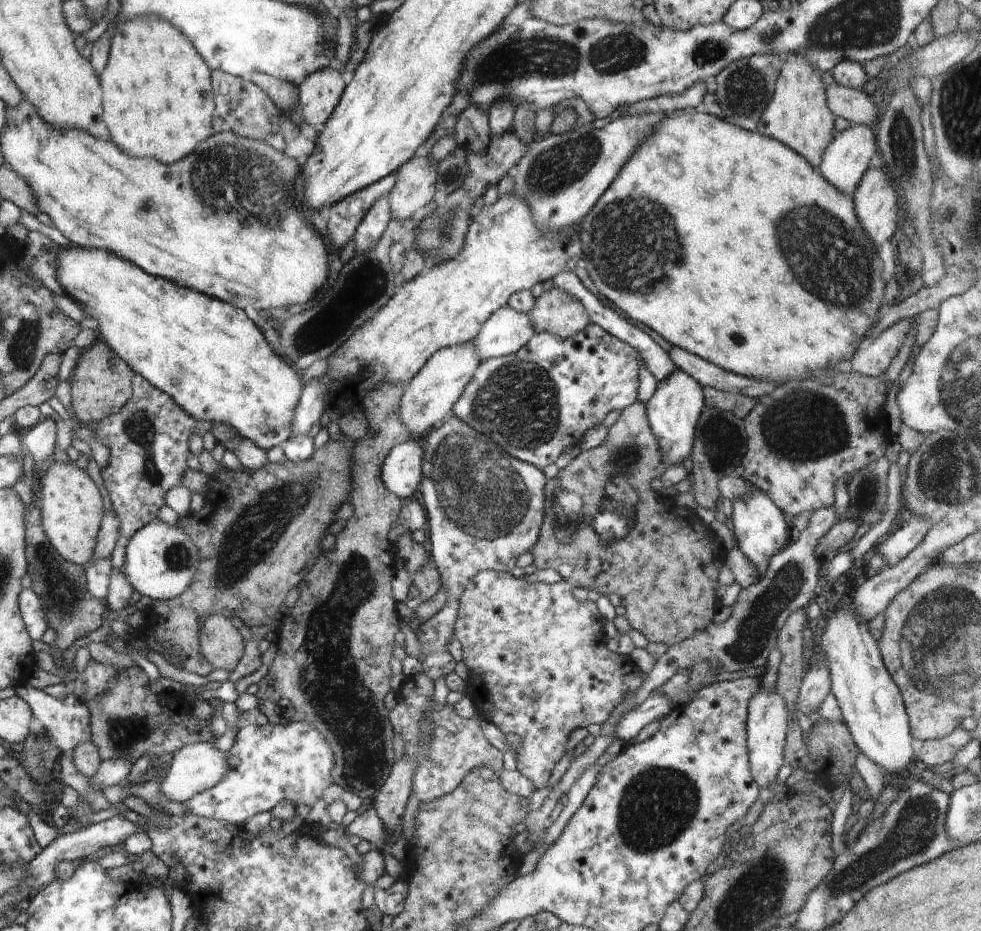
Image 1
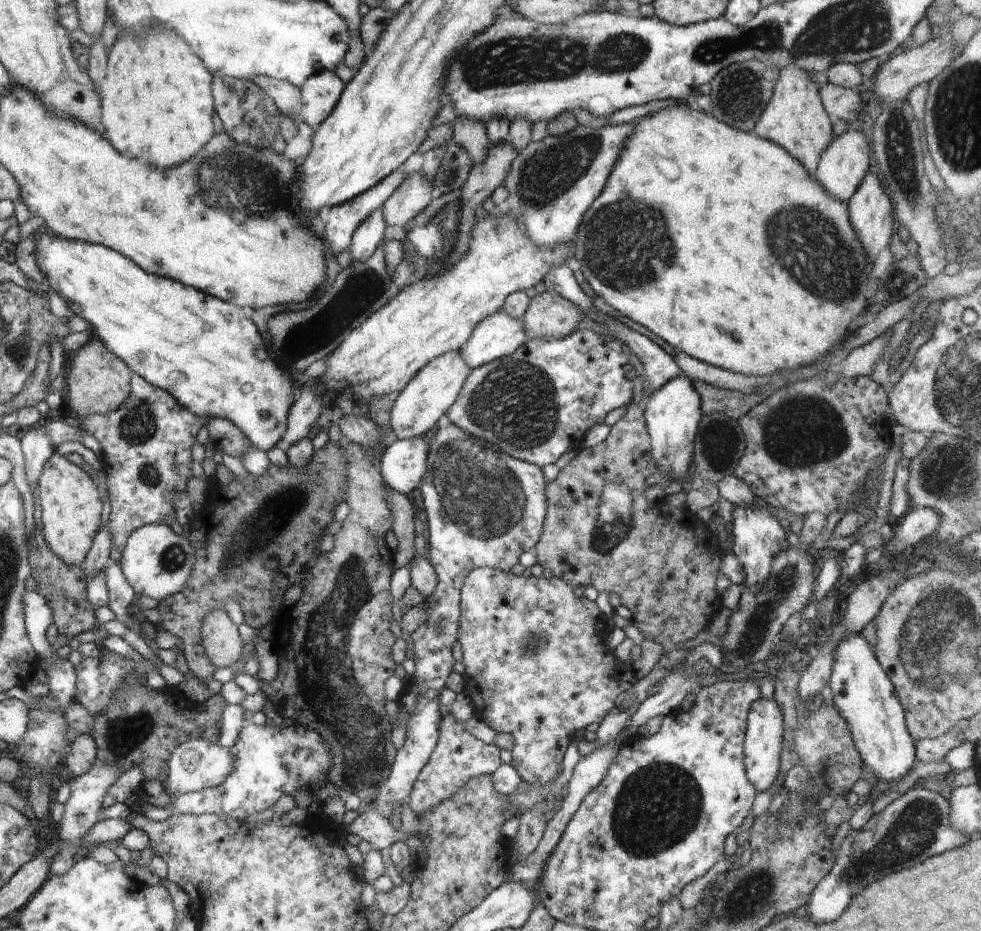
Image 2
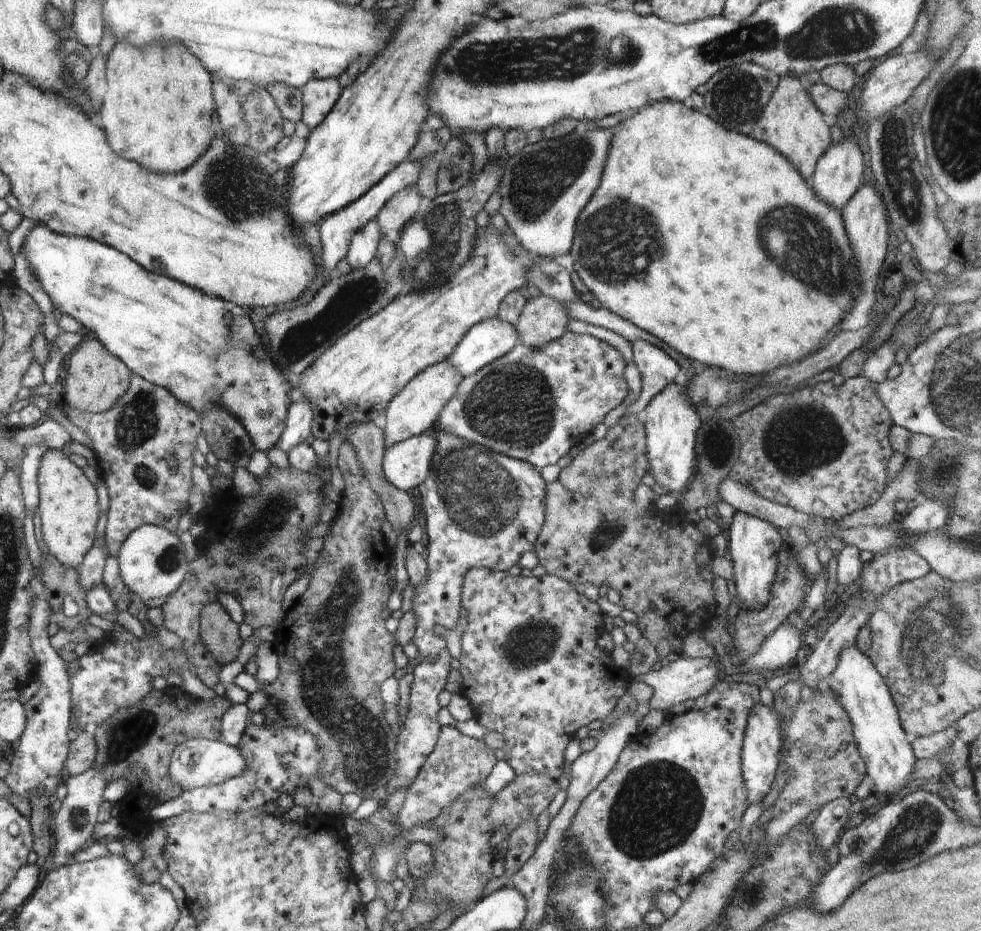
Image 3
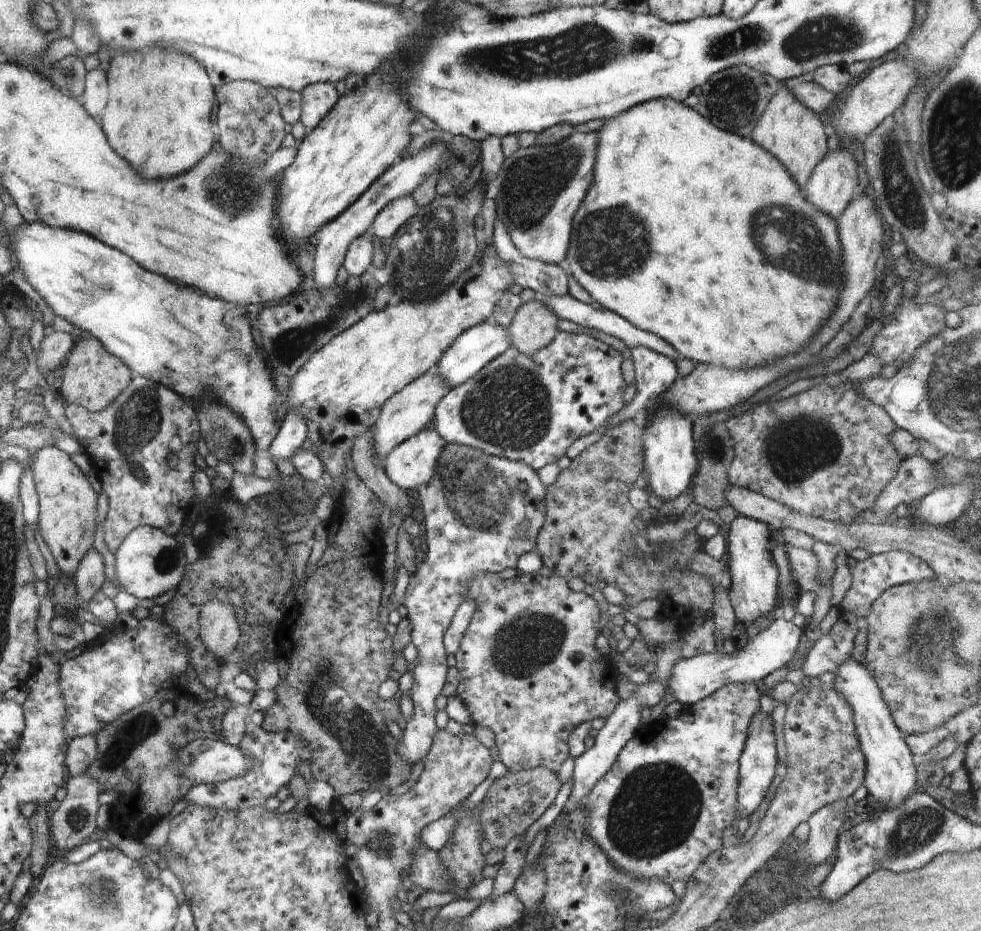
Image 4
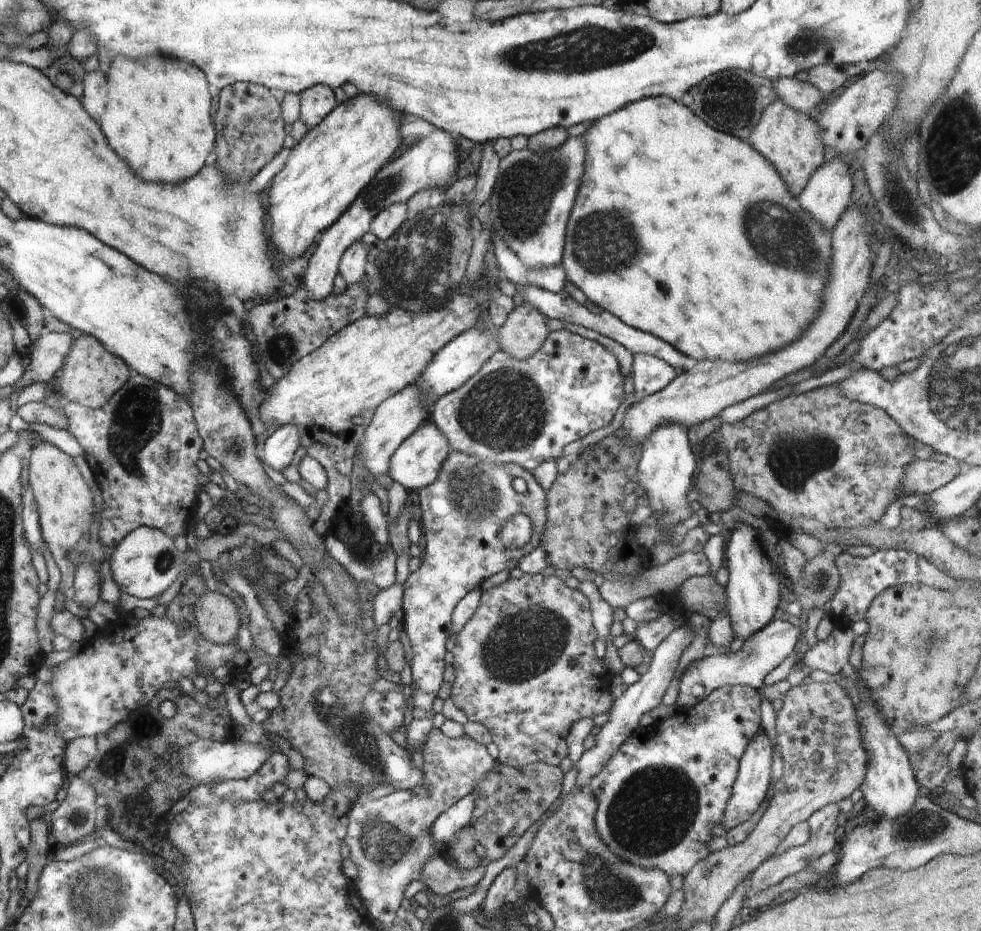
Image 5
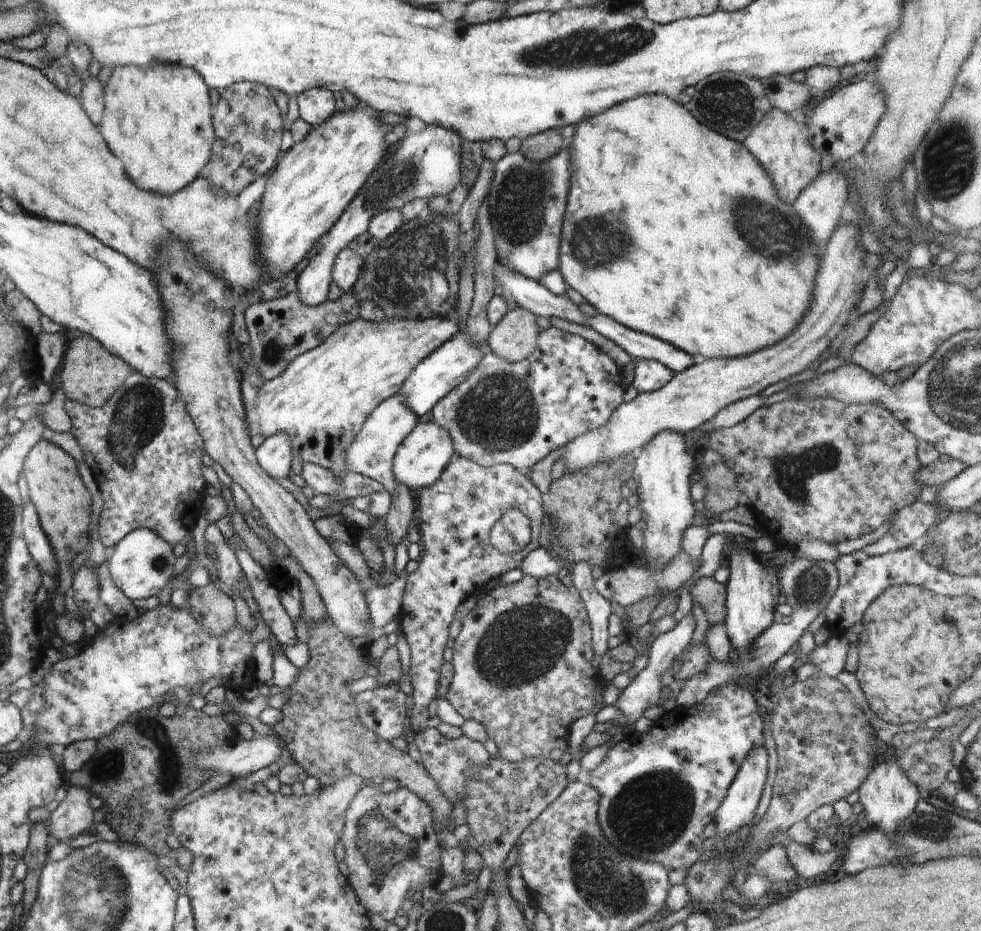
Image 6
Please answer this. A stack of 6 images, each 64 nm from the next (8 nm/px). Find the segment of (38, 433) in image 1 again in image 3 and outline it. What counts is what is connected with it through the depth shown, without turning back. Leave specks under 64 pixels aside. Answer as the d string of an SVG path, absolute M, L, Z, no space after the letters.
M26 444L23 448L19 484L22 486L24 508L34 516L39 508L38 468L47 448L44 448L44 444Z

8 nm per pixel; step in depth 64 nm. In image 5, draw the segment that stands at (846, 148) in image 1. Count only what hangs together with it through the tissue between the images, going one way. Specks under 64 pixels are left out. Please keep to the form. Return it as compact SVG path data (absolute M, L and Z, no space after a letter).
M836 157L831 162L823 163L810 176L808 184L797 197L798 204L808 216L812 216L812 220L816 220L816 224L820 224L820 228L831 232L843 212L852 206L850 195L853 187L848 165L840 157Z

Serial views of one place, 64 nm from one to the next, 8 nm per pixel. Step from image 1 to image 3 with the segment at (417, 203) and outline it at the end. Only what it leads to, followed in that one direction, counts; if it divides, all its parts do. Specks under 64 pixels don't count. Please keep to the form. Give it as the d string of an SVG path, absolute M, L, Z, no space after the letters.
M416 185L396 192L396 196L392 196L392 199L388 200L375 217L378 228L380 228L380 234L384 235L390 230L400 231L404 228L406 222L410 222L419 212L423 200Z

